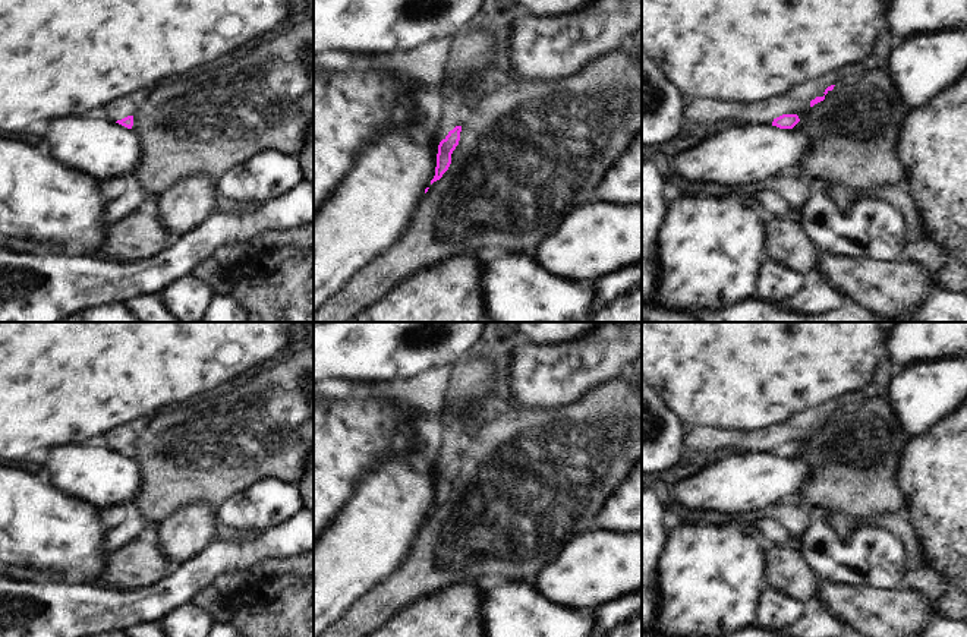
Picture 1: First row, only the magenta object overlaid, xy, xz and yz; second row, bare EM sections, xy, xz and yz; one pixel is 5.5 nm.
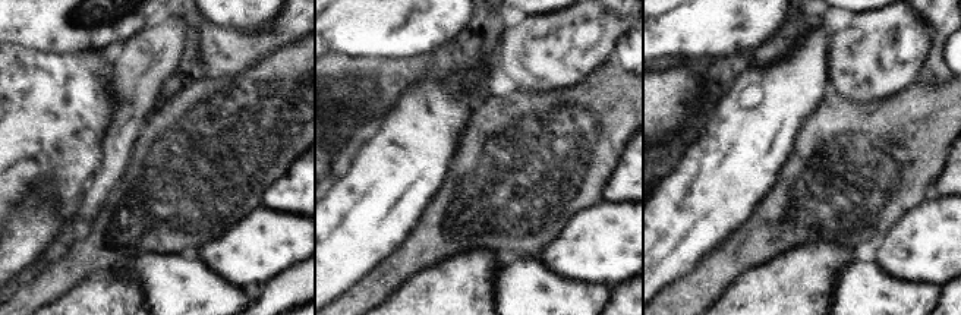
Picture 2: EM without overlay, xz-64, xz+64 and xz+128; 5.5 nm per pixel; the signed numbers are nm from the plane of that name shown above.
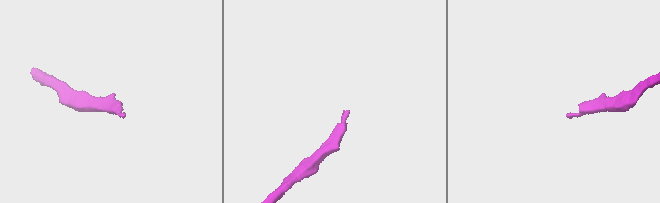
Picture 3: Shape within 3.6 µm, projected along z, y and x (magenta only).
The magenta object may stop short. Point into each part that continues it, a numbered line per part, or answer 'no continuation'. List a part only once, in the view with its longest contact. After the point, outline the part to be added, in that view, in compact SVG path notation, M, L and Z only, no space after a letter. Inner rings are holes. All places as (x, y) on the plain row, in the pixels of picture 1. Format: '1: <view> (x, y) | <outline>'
1: xz (471, 381) | M463 359L453 365L453 370L440 411L441 444L438 447L435 458L431 463L431 470L432 474L437 477L437 482L440 470L445 467L448 460L453 458L456 454L463 454L463 451L469 445L470 439L467 435L467 422L464 416L476 400L484 398L491 392L492 382L494 375L491 372L489 363L485 360L470 360L466 363Z

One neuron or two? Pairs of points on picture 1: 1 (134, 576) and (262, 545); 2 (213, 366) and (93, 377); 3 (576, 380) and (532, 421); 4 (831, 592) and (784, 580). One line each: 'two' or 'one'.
1: two
2: one
3: two
4: two

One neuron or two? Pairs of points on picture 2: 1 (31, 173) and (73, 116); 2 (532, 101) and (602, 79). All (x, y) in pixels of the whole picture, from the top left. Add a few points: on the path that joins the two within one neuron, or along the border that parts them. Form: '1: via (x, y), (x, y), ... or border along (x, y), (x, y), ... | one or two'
1: via (38, 158), (38, 151), (59, 131) | one
2: via (550, 101), (580, 101), (585, 97) | one

